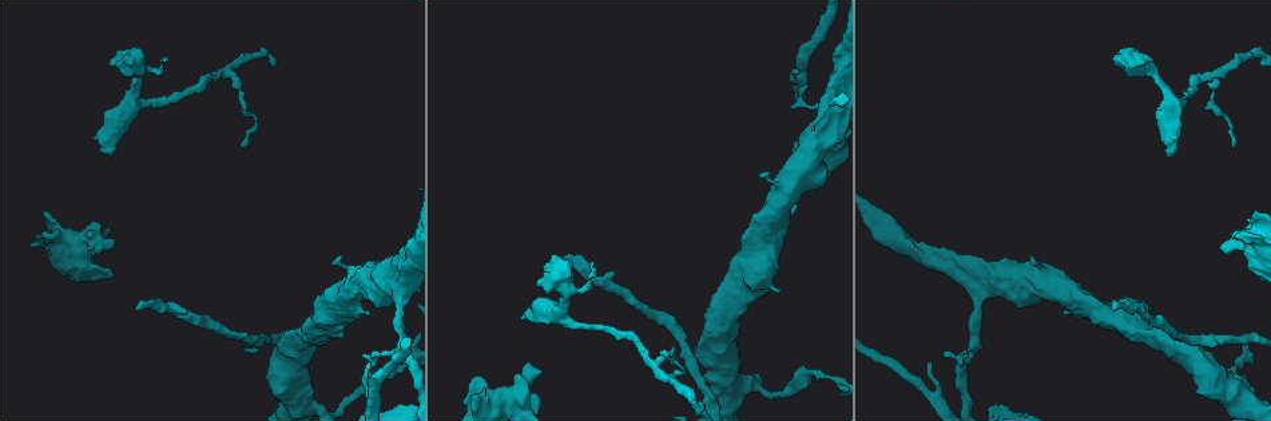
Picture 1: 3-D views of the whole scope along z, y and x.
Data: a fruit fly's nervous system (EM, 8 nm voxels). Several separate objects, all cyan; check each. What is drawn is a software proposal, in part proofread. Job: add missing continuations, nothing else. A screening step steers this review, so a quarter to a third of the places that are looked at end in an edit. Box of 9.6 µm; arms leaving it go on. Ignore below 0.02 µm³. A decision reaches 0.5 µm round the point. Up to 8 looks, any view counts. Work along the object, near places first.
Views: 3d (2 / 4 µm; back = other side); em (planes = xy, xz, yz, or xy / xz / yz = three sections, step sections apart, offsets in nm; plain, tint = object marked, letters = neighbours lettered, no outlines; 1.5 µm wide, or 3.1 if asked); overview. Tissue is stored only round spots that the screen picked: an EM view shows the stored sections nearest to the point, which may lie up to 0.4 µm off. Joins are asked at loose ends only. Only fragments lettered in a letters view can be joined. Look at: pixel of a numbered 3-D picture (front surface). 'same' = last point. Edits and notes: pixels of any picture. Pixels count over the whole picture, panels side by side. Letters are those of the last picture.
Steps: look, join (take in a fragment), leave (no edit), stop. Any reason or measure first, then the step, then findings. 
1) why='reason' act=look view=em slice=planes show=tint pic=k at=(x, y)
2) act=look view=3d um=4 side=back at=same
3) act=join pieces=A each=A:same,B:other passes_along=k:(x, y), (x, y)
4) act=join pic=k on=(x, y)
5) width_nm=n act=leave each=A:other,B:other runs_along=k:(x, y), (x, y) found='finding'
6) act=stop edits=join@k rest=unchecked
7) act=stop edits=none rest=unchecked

why='thin end' act=look view=3d um=4 pic=1 at=(162, 58)

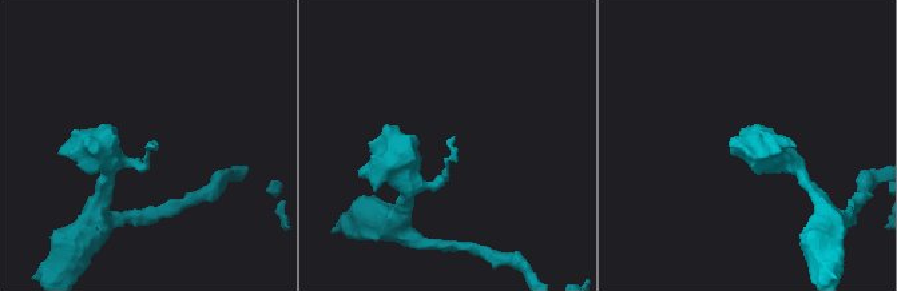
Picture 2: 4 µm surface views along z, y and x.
why='shape alone is not enough' act=look view=em slice=planes show=letters pic=2 at=(150, 145)

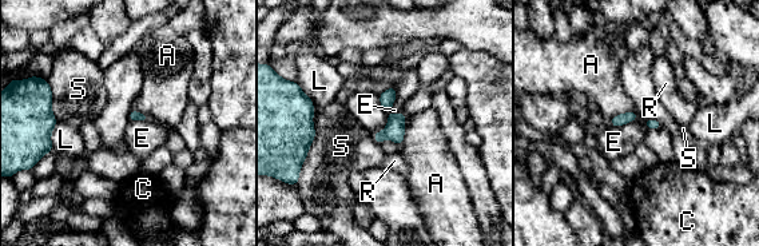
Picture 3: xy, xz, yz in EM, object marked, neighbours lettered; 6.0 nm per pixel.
act=leave each=A:other,C:other,E:other,L:other,R:other,S:other found='no lettered fragment goes on from it'

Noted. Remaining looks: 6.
why='free end' act=look view=3d um=4 pic=1 at=(1175, 154)

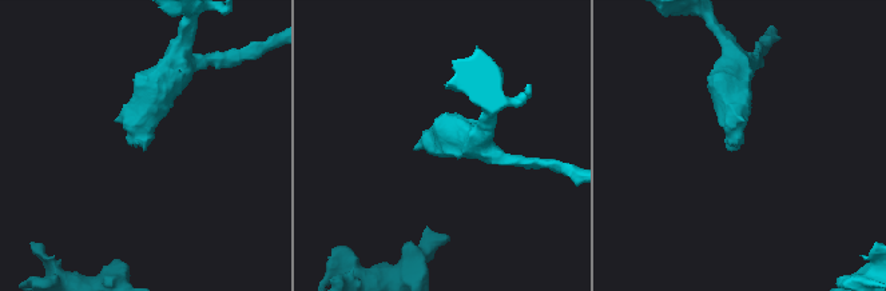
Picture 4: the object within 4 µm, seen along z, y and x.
act=look view=em slice=xy step=4 show=tint pic=4 at=(431, 143)

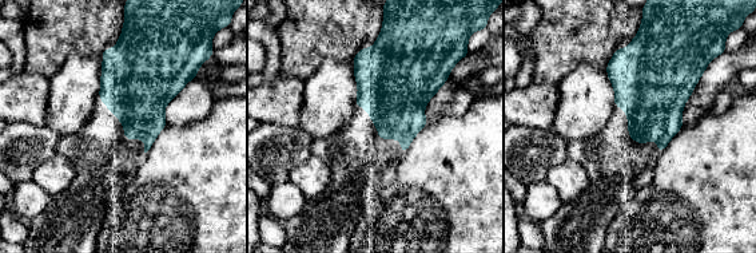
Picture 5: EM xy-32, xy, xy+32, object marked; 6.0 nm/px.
why='cut it another way' act=look view=em slice=planes show=letters at=same

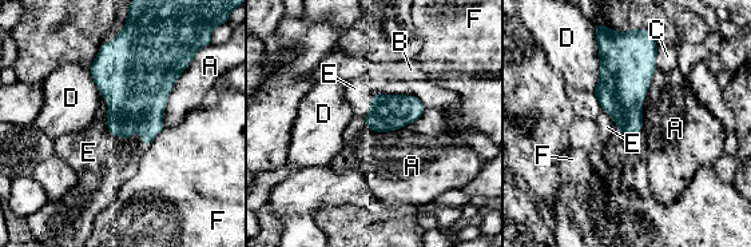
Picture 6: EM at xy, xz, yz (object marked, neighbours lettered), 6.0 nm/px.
longest_contact=A:550nm act=join pieces=E each=A:other,B:other,C:other,D:other,E:same,F:other found='the neuron continues'

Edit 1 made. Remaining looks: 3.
act=look view=overview

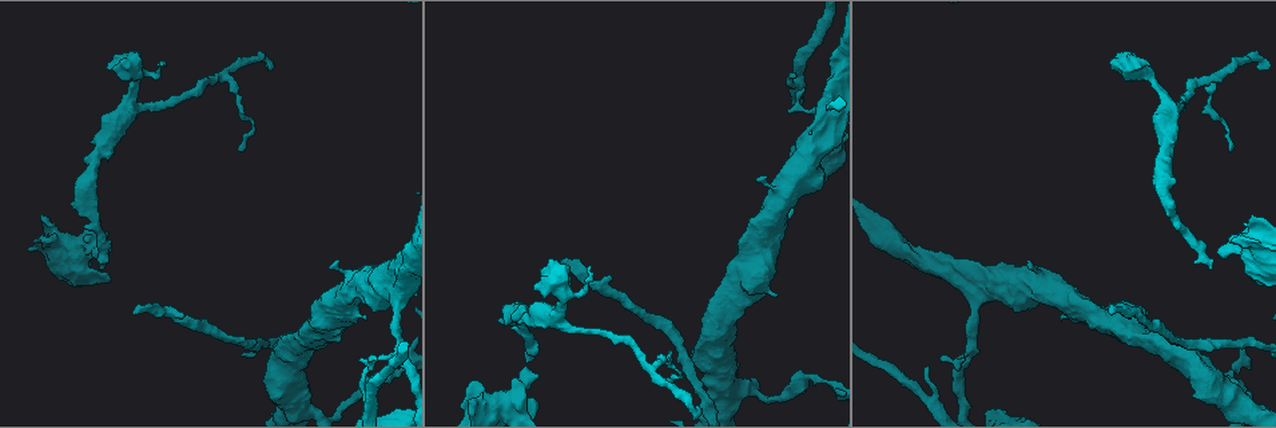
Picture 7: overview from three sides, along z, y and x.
why='an open end' act=look view=3d um=2 pic=7 at=(536, 401)

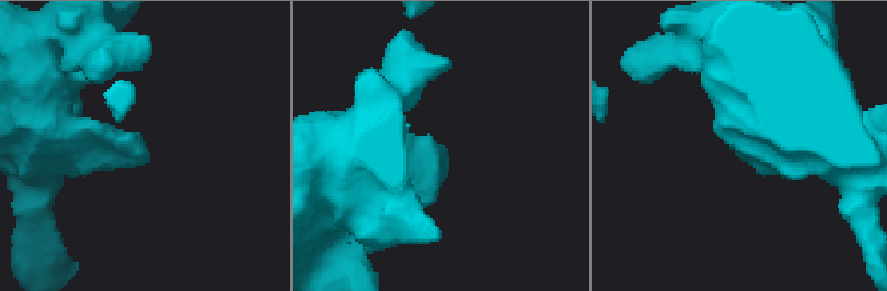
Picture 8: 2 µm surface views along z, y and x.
act=look view=em slice=planes show=letters pic=8 at=(441, 149)

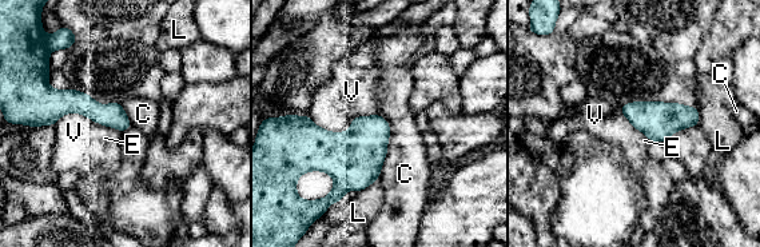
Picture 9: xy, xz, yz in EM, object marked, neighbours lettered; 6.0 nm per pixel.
act=leave each=C:other,E:other,L:other,V:other border=9:(380, 114), (389, 140), (377, 179) found='no lettered fragment goes on from it'

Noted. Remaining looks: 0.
act=stop edits=join@6 rest=unchecked

